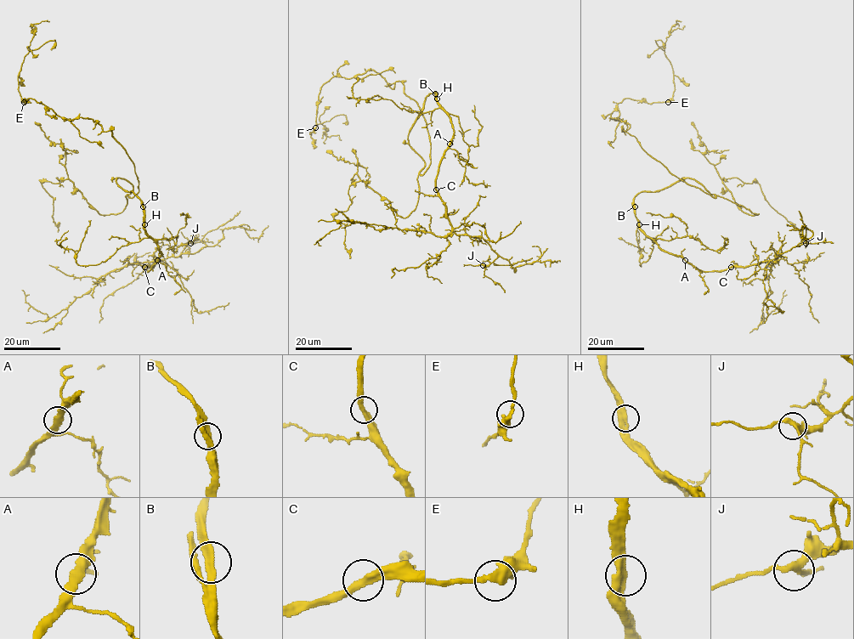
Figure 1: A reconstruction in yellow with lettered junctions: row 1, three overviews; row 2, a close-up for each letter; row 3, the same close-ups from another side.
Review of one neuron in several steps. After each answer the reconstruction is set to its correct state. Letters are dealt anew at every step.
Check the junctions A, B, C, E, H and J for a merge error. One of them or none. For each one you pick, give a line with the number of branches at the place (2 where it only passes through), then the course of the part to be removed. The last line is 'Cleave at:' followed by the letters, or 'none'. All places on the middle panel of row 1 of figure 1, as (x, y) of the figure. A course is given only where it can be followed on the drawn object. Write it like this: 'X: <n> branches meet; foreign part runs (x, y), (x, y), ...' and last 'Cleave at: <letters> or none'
Cleave at: none

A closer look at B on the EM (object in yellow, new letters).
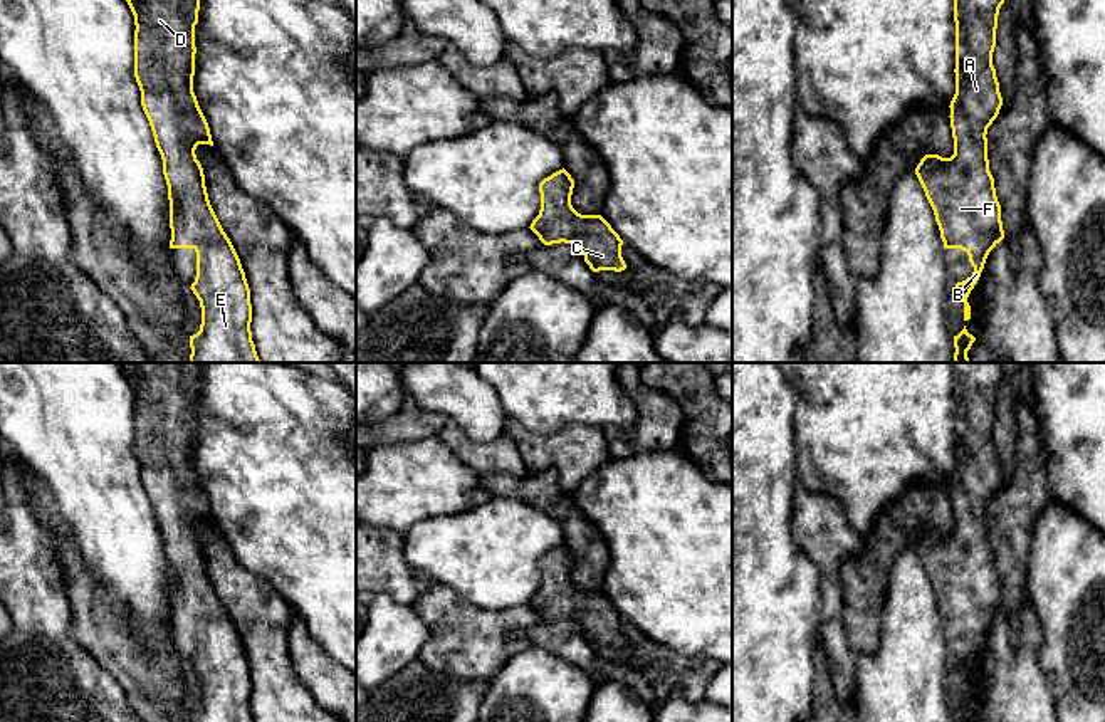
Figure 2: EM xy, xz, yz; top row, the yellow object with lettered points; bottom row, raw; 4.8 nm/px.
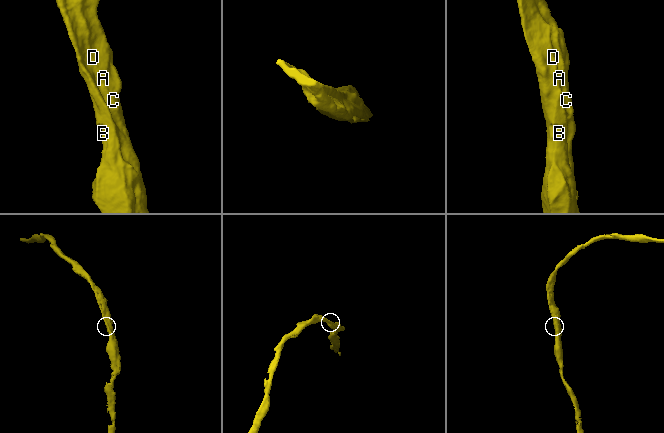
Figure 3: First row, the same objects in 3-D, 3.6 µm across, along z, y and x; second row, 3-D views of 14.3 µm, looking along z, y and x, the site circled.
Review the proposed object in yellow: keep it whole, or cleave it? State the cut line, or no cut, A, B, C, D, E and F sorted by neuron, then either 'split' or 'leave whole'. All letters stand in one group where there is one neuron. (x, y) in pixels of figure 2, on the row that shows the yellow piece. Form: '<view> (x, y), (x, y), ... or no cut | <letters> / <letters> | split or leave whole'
no cut | A B C D E F | leave whole

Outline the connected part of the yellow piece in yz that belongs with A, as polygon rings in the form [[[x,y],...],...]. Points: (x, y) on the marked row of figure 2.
[[[954,0],[956,22],[956,94],[951,101],[954,154],[942,158],[925,154],[915,175],[934,210],[944,249],[961,249],[974,267],[971,277],[957,282],[954,290],[964,297],[964,321],[971,319],[967,297],[977,284],[989,252],[1004,238],[1001,205],[987,160],[987,128],[1003,106],[992,52],[996,47],[998,15],[1004,0]]]

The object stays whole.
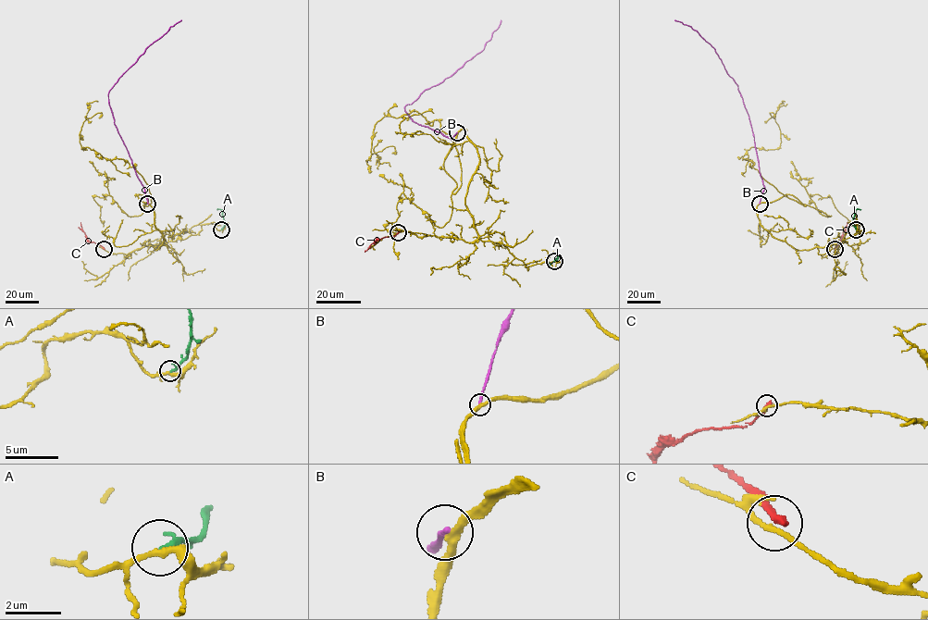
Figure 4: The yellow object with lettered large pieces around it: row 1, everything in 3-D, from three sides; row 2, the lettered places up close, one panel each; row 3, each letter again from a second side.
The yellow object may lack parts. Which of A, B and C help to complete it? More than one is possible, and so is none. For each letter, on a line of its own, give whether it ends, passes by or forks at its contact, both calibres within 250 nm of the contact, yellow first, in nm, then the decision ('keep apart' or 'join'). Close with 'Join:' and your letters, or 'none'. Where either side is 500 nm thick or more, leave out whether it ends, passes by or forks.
A: it ends there; 240 nm thick on the yellow side, 200 nm on the other; join
B: it ends there; 280 nm thick on the yellow side, 240 nm on the other; keep apart
C: it ends there; 180 nm thick on the yellow side, 300 nm on the other; keep apart
Join: A

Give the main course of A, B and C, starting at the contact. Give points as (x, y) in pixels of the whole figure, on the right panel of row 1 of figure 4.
A: (856, 229), (853, 217), (856, 209), (860, 209)
B: (759, 204), (764, 185), (749, 117), (737, 84), (727, 73), (715, 49), (696, 30), (674, 20)
C: (835, 249), (847, 222)

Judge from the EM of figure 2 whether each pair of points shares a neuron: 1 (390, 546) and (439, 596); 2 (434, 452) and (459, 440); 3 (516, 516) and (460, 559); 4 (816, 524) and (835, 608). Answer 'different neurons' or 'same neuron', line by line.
1: different neurons
2: different neurons
3: same neuron
4: same neuron

